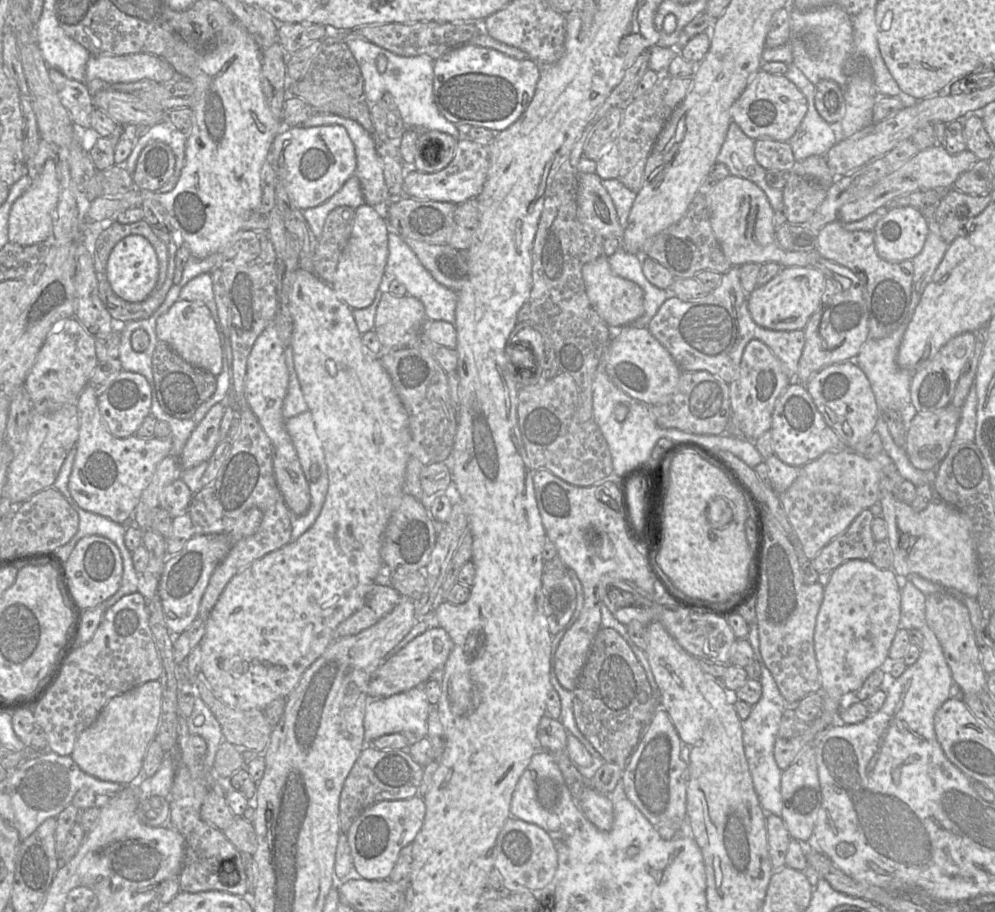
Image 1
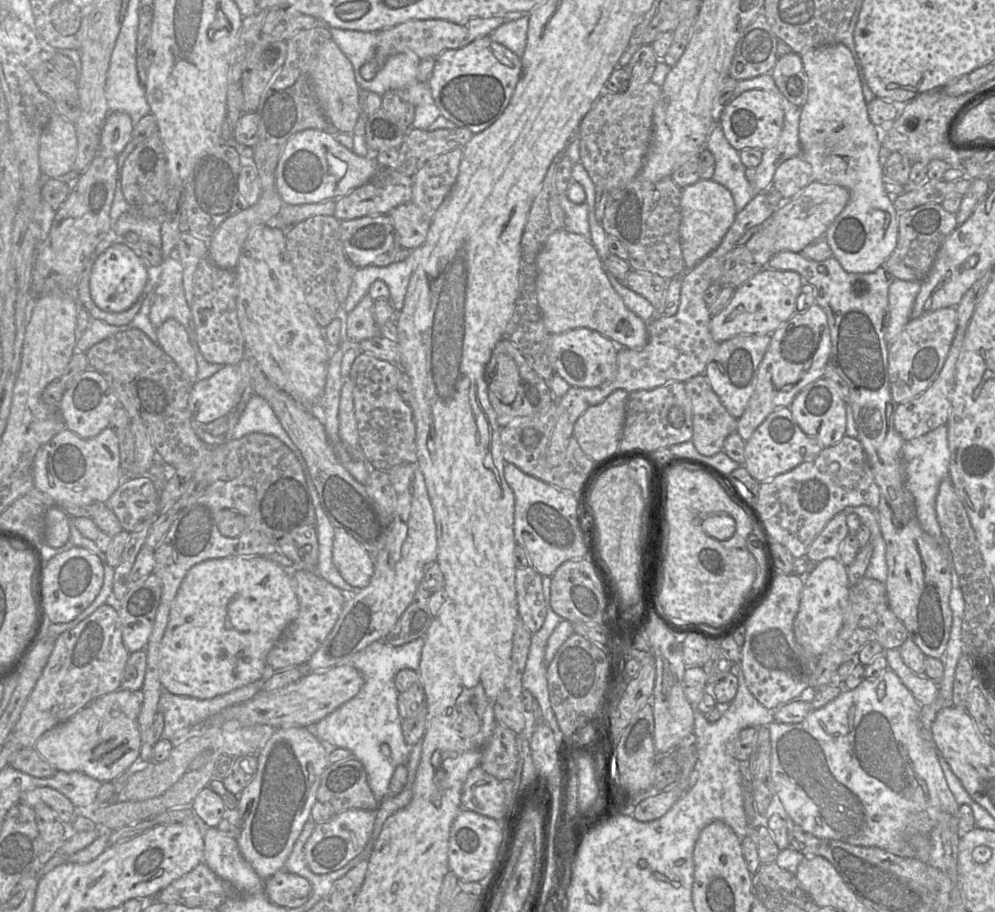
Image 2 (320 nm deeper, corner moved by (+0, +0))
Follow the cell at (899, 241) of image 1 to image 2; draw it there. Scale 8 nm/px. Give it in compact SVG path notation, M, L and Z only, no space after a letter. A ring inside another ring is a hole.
M841 42L822 45L802 51L800 56L809 82L808 98L801 107L799 122L800 155L812 168L812 181L839 185L850 193L849 202L828 227L824 237L832 250L833 257L845 271L874 272L884 265L894 251L898 239L898 211L893 205L893 197L885 188L881 129L869 118L858 65L847 46Z

